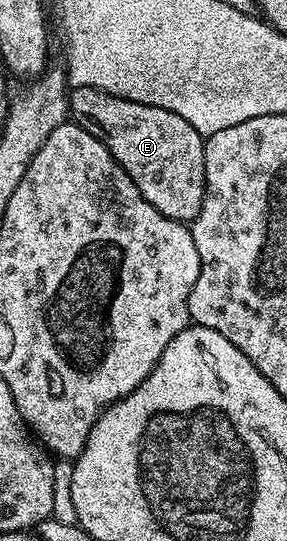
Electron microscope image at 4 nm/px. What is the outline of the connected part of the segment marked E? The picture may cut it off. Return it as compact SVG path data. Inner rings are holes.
M76 87L68 95L68 111L73 122L79 123L96 141L100 141L112 153L112 157L132 177L136 189L164 217L175 219L187 225L194 222L200 213L200 205L204 201L206 182L204 181L204 137L184 121L184 117L176 117L168 109L160 109L156 105L140 105L136 101L128 101L124 97L116 97L107 91L95 87Z

